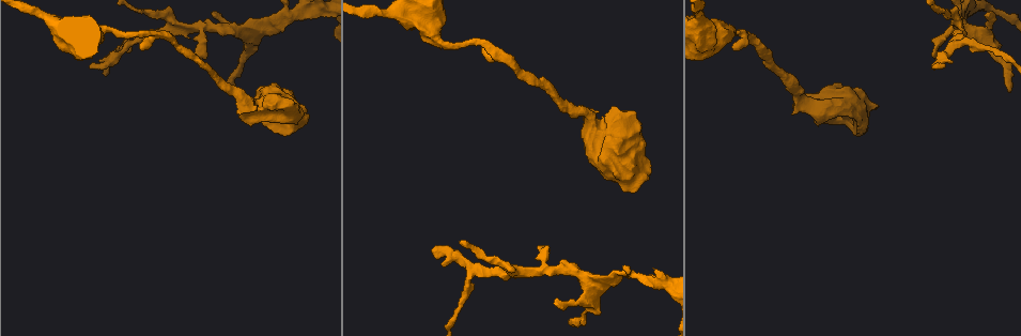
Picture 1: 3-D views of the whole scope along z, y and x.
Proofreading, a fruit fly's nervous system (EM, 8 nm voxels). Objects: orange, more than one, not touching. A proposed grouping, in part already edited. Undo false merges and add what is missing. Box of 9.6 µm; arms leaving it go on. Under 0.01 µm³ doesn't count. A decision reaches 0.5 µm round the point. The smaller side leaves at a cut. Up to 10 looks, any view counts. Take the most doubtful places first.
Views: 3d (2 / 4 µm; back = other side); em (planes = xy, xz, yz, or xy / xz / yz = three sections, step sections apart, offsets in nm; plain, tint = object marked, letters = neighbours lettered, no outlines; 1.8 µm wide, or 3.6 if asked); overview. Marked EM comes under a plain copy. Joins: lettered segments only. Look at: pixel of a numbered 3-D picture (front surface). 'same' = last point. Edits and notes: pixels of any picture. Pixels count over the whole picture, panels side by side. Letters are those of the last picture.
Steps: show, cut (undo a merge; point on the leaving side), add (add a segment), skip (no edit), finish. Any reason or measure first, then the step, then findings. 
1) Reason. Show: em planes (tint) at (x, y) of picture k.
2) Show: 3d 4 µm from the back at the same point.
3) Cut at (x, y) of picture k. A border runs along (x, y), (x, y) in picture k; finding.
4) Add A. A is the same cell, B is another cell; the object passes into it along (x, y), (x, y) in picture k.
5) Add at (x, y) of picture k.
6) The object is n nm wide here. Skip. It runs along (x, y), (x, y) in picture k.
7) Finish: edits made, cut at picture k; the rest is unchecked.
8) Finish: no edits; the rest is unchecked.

Branch stops here. Show: 3d 4 µm at (93, 66) of picture 1.

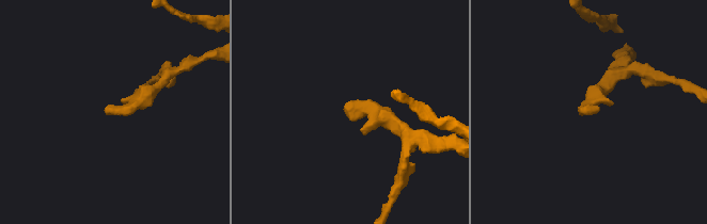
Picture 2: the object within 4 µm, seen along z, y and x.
Show: em planes (letters) at (346, 108) of picture 2.

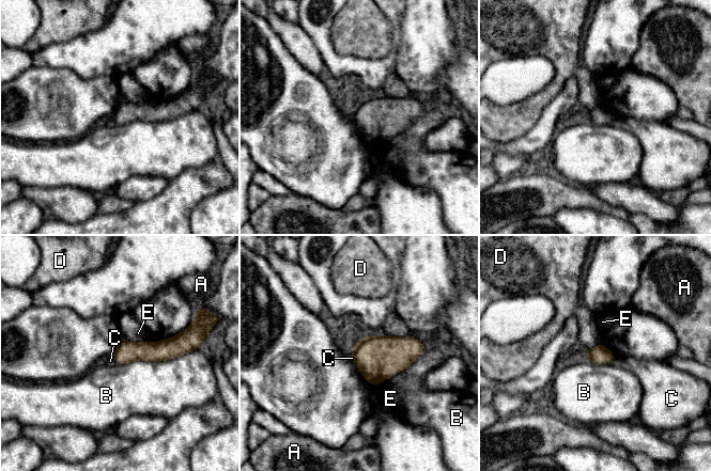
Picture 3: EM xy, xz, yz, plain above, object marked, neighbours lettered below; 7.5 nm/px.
The object is 140 nm wide here. Skip. A, B, C, D and E are other cells; a border runs along (615, 355), (607, 363) in picture 3; no lettered segment goes on from it.

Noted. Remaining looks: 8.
Show: 3d 4 µm at (571, 323) of picture 1.

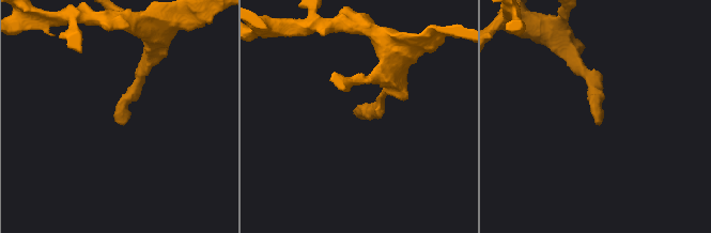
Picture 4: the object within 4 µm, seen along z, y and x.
Show: em xz step 8 (letters) at (595, 122) of picture 4.

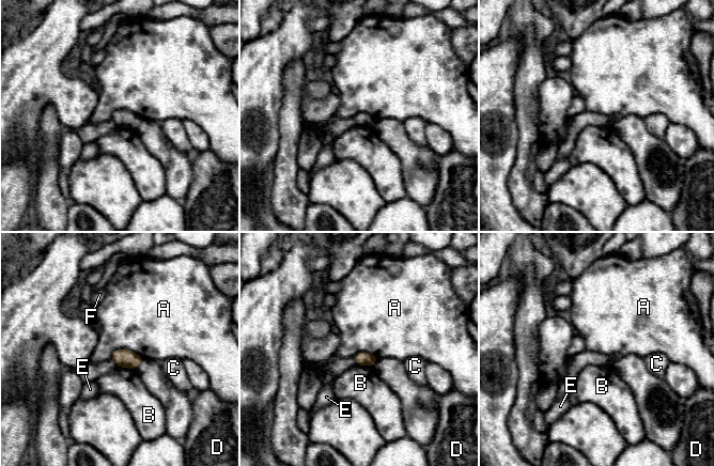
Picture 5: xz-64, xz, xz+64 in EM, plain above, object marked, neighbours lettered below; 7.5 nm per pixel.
The longest contact is with A, 260 nm. Skip. A, B, C, D, E and F are other cells; a border runs along (110, 356), (127, 348), (143, 358) in picture 5; no lettered segment goes on from it.

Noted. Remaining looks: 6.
Closes a loop. Show: 3d 4 µm at (641, 180) of picture 1.

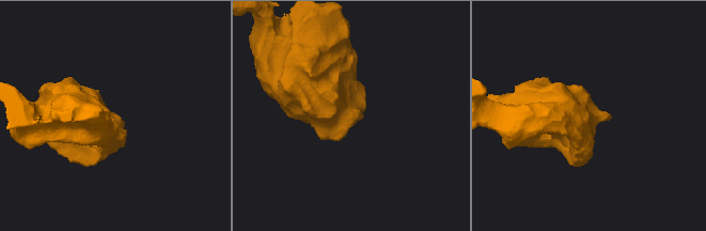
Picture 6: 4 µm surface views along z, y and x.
Shape alone is not enough. Show: em planes (letters) at (112, 116) of picture 6.

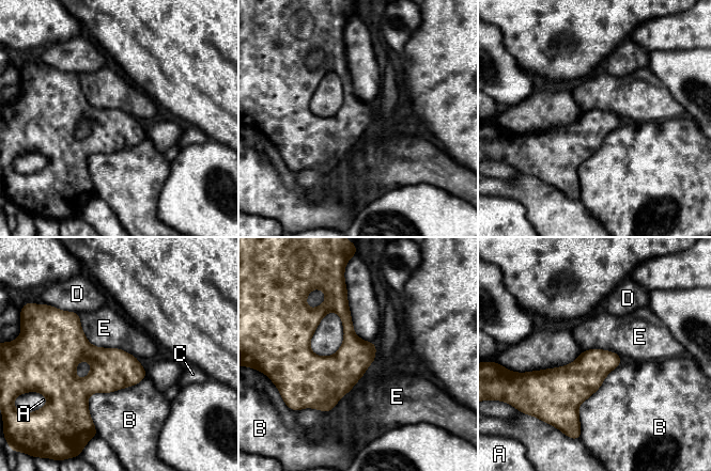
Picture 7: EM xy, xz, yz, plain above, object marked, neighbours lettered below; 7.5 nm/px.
The longest contact is with E, 750 nm. Skip. A, B, C, D and E are other cells; a border runs along (620, 356), (587, 349), (525, 373) in picture 7; one neuron here.

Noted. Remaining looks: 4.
An open end. Show: 3d 2 µm at (936, 59) of picture 1.

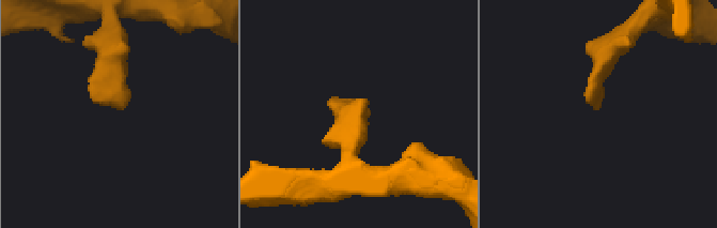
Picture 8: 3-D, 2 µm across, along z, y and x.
Need the tissue. Show: em planes (letters) at (359, 109) of picture 8.

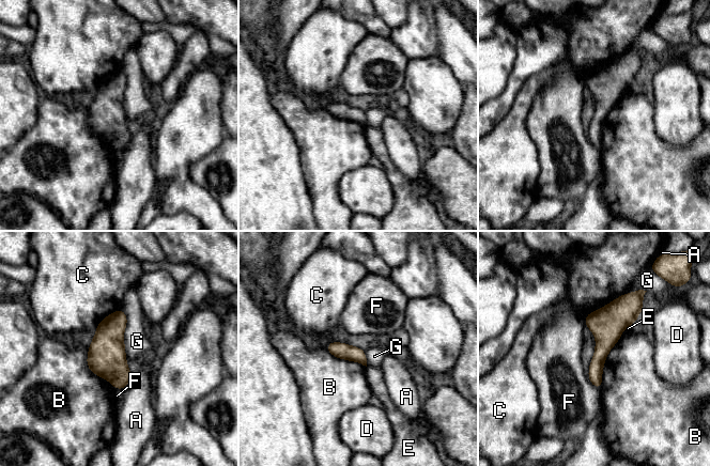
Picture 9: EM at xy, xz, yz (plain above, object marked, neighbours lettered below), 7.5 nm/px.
Skip. A, B, C, D, E, F and G are other cells; it runs along (631, 296), (607, 325), (598, 385) in picture 9; none of them fits.

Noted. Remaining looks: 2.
Finish: no edits; the rest is unchecked.

